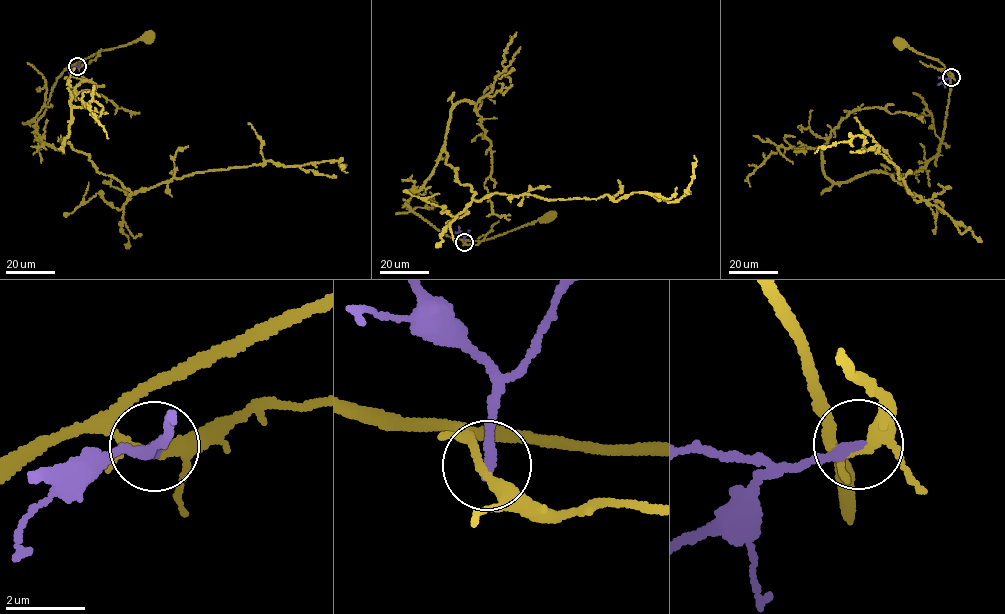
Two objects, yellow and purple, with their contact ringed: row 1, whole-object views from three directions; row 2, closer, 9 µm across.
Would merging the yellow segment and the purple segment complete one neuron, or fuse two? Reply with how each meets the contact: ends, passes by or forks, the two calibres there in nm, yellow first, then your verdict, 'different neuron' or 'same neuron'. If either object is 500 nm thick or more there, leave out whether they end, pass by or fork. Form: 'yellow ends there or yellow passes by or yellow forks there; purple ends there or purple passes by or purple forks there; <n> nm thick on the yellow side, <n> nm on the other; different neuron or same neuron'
yellow forks there; purple ends there; 200 nm thick on the yellow side, 280 nm on the other; different neuron

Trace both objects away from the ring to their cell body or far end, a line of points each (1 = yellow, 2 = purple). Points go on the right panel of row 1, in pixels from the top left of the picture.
1: (951, 77), (938, 60), (899, 44)
2: (951, 77), (937, 85)

